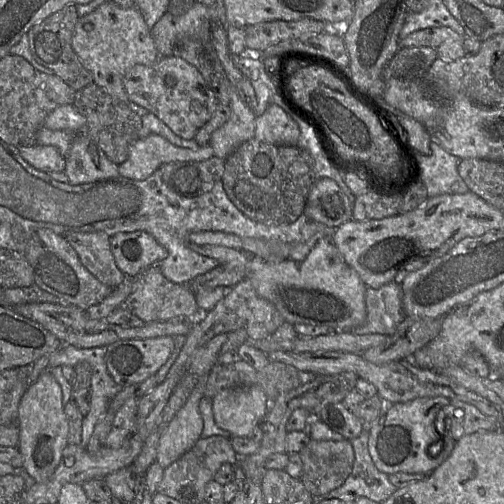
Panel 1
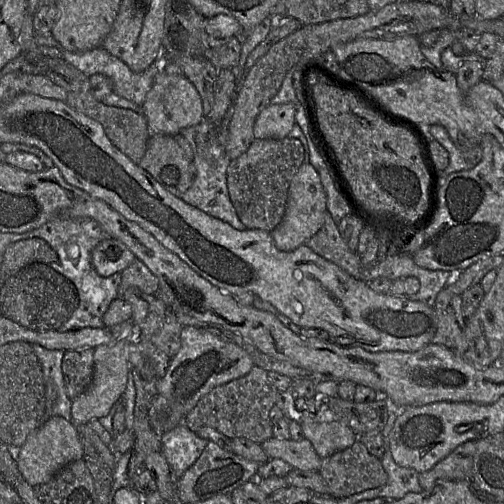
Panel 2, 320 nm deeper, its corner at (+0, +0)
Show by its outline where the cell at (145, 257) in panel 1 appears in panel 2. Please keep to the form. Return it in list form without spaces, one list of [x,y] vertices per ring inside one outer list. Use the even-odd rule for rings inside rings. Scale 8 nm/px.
[[[113,238],[102,240],[91,254],[92,266],[102,277],[121,273],[136,259],[133,252],[123,242]]]

